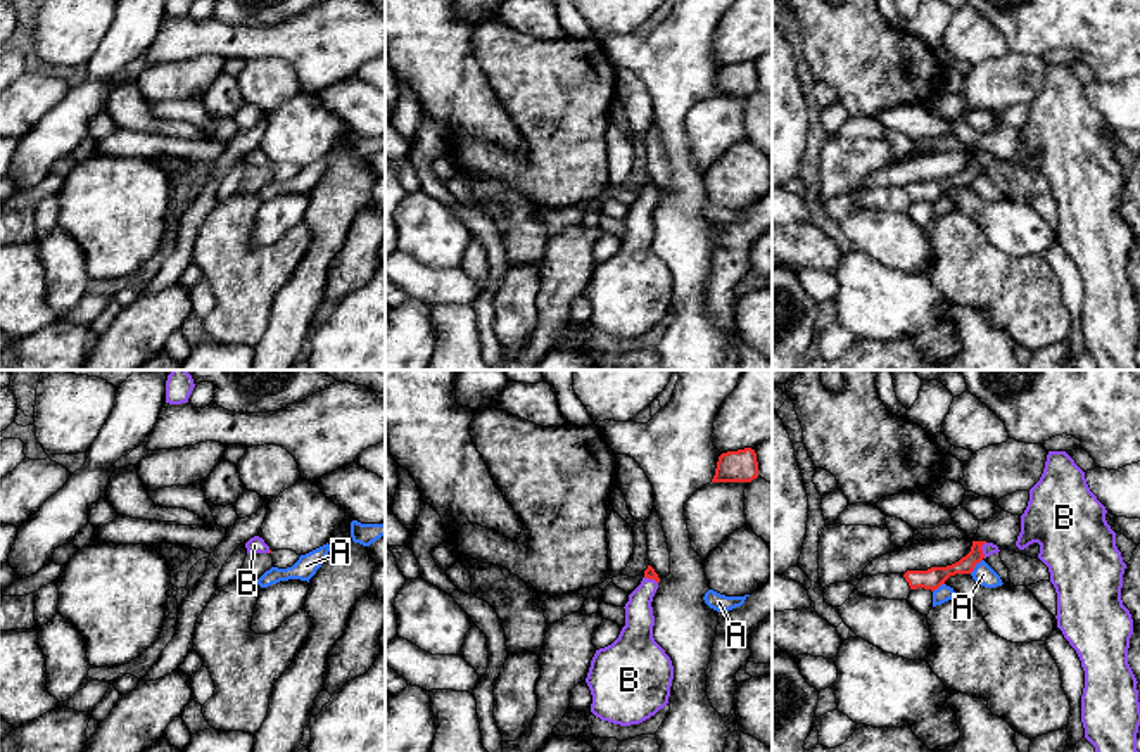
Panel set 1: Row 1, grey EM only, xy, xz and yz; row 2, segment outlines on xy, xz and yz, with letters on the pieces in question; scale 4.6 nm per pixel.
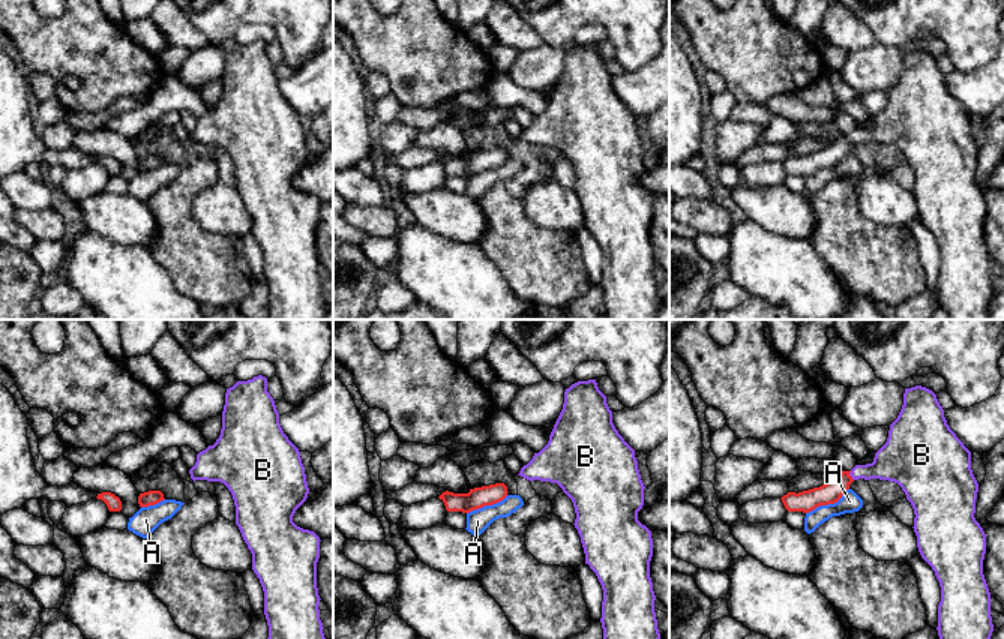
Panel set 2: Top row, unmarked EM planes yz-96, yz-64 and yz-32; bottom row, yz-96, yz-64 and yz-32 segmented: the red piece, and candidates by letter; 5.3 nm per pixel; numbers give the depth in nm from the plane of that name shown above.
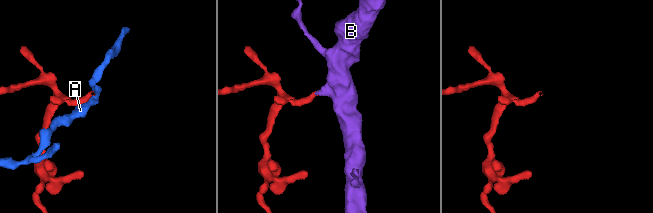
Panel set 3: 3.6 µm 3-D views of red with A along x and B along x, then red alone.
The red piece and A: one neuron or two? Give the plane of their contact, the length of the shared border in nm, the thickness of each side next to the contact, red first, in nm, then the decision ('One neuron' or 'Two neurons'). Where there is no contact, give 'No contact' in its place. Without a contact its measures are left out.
Touches red in yz. Shared border 90 nm. Thickness 100 nm (red) against 90 nm. Two neurons

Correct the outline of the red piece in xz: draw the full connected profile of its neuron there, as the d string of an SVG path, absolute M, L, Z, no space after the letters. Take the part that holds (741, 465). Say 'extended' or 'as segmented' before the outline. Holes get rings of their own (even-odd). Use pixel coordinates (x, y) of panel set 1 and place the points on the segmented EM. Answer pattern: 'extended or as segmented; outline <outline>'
as segmented; outline M751 448L727 451L719 456L712 482L751 482L758 477L757 453Z

